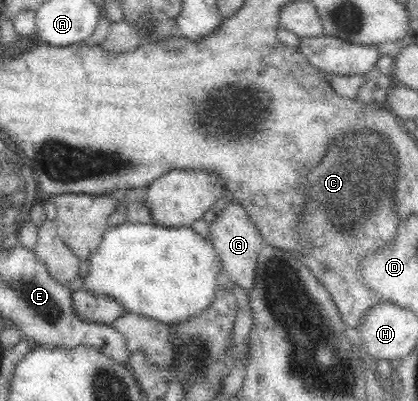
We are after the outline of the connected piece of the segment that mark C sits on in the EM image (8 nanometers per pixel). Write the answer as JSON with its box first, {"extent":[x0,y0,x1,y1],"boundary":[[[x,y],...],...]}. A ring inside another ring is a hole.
{"extent":[296,131,400,328],"boundary":[[[355,131],[337,137],[328,146],[325,158],[319,166],[313,166],[305,180],[300,182],[304,186],[304,209],[296,220],[296,232],[302,242],[308,242],[308,253],[299,256],[300,261],[313,273],[323,288],[329,291],[334,305],[346,326],[357,328],[360,318],[374,305],[379,303],[376,292],[369,290],[360,277],[360,262],[377,249],[384,247],[393,240],[397,227],[400,225],[397,209],[393,204],[393,192],[397,182],[397,162],[395,153],[391,151],[389,139],[375,133],[375,131]]]}

